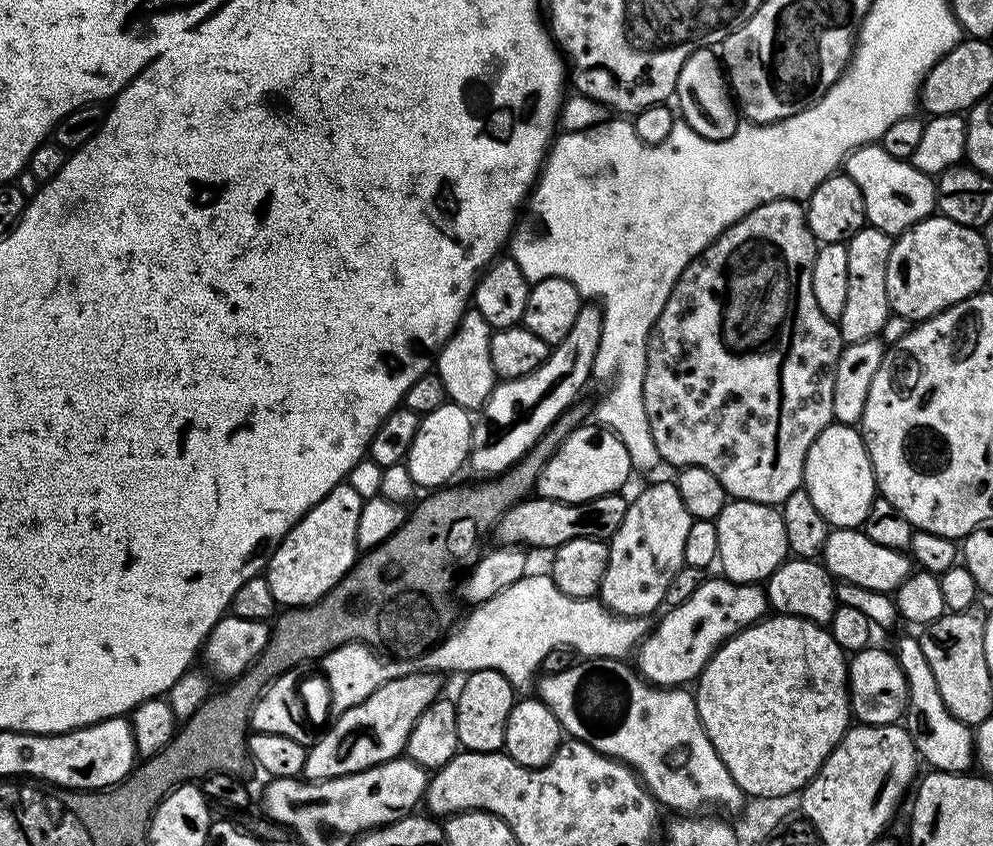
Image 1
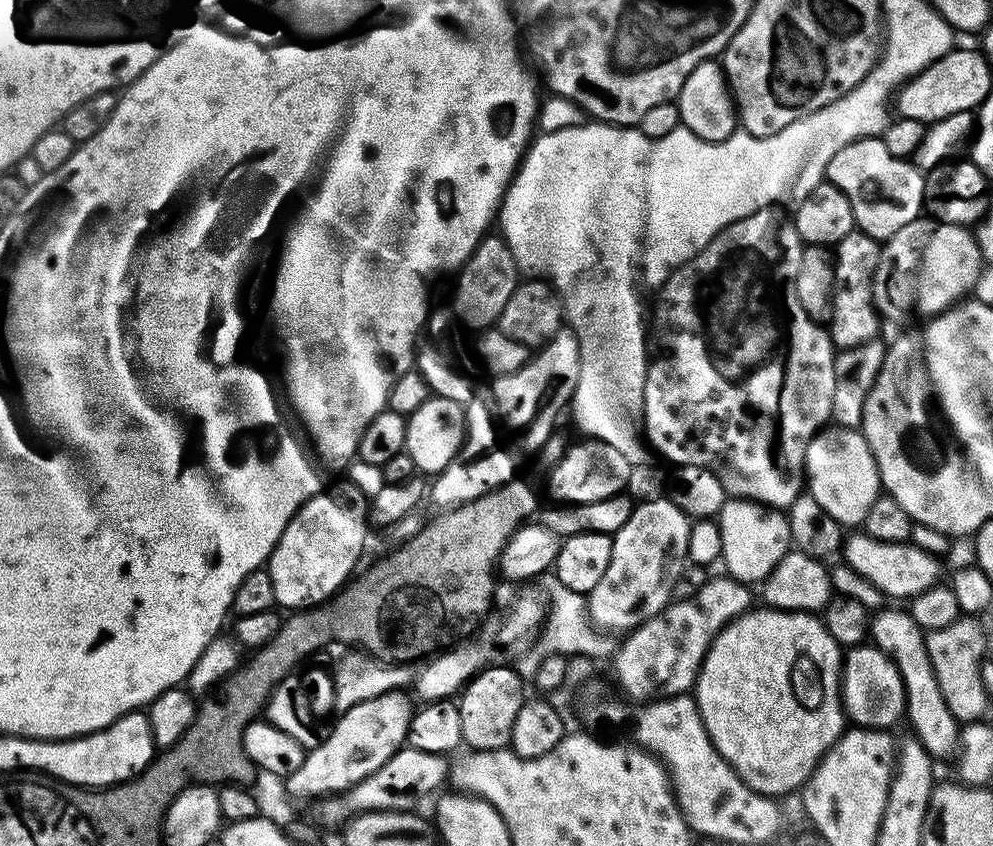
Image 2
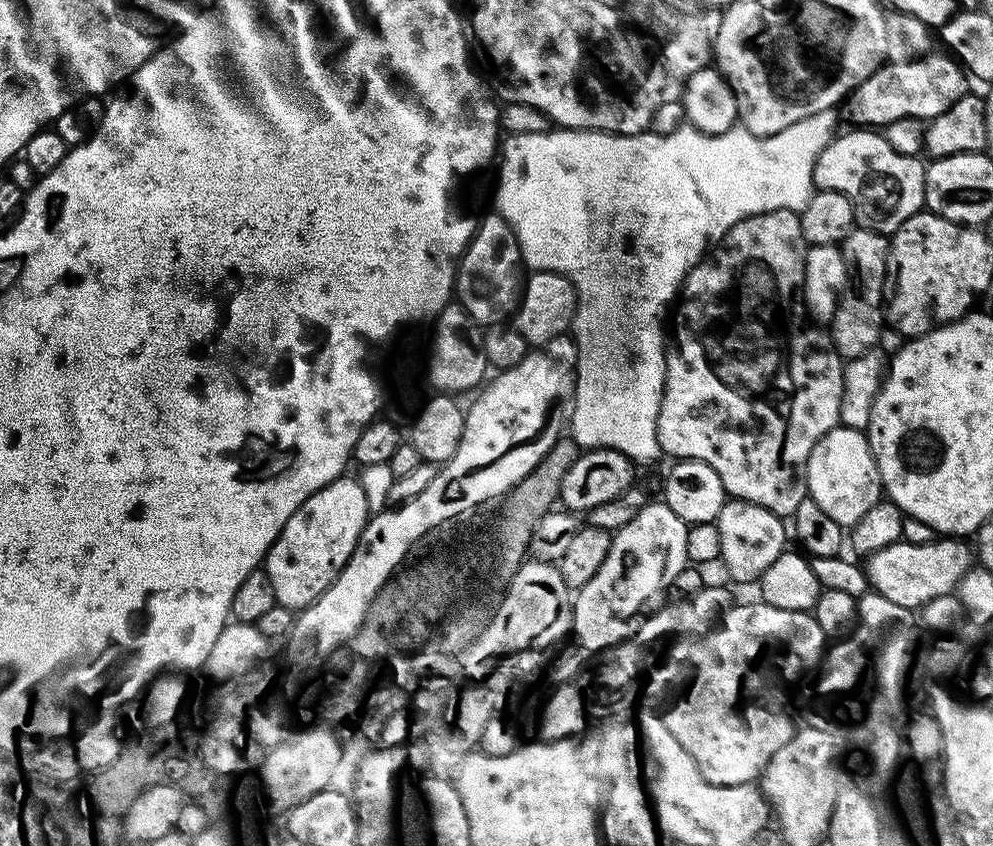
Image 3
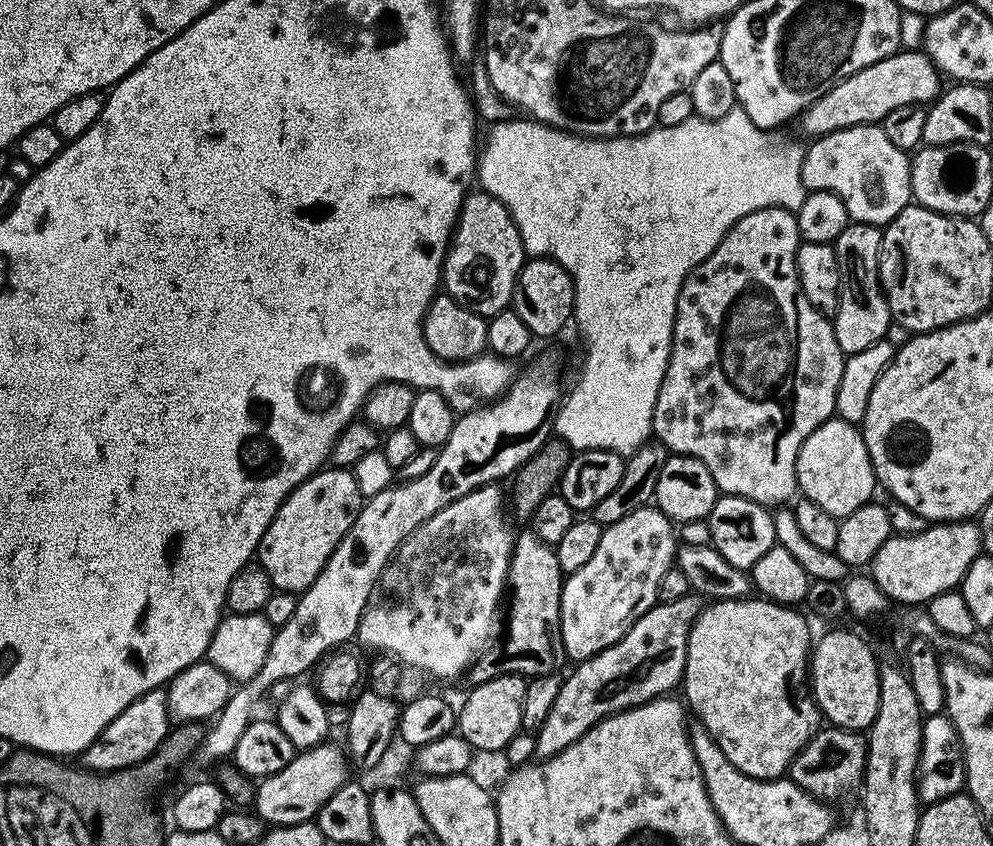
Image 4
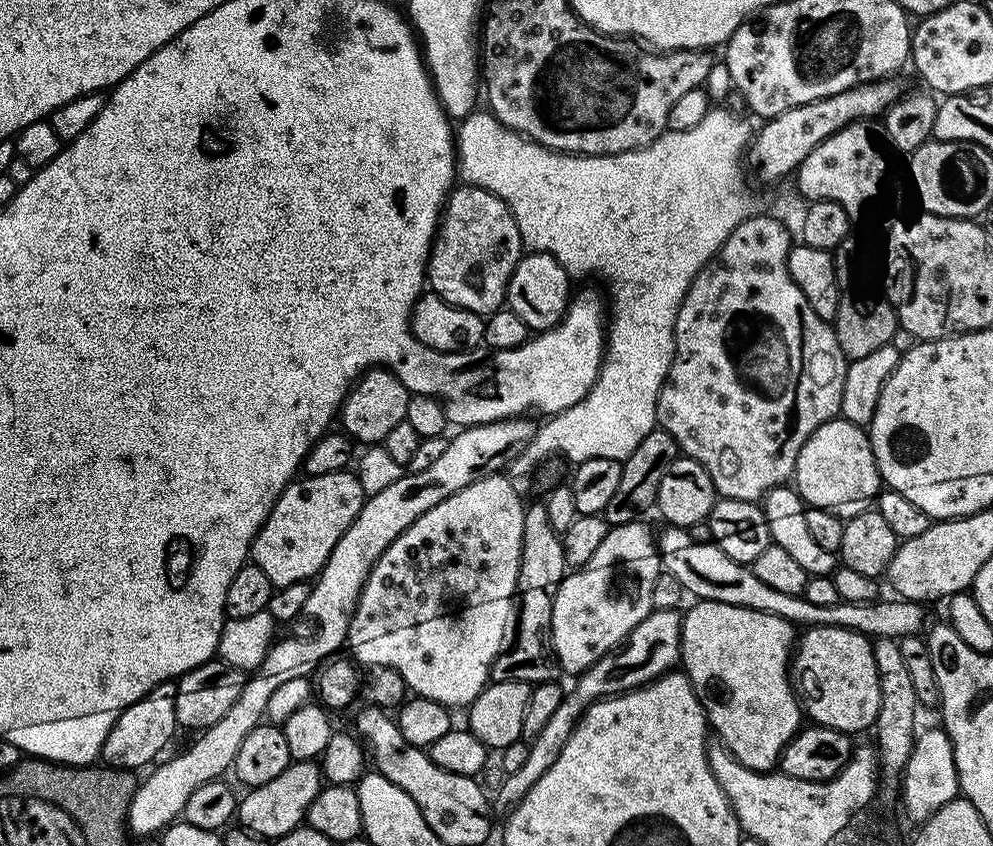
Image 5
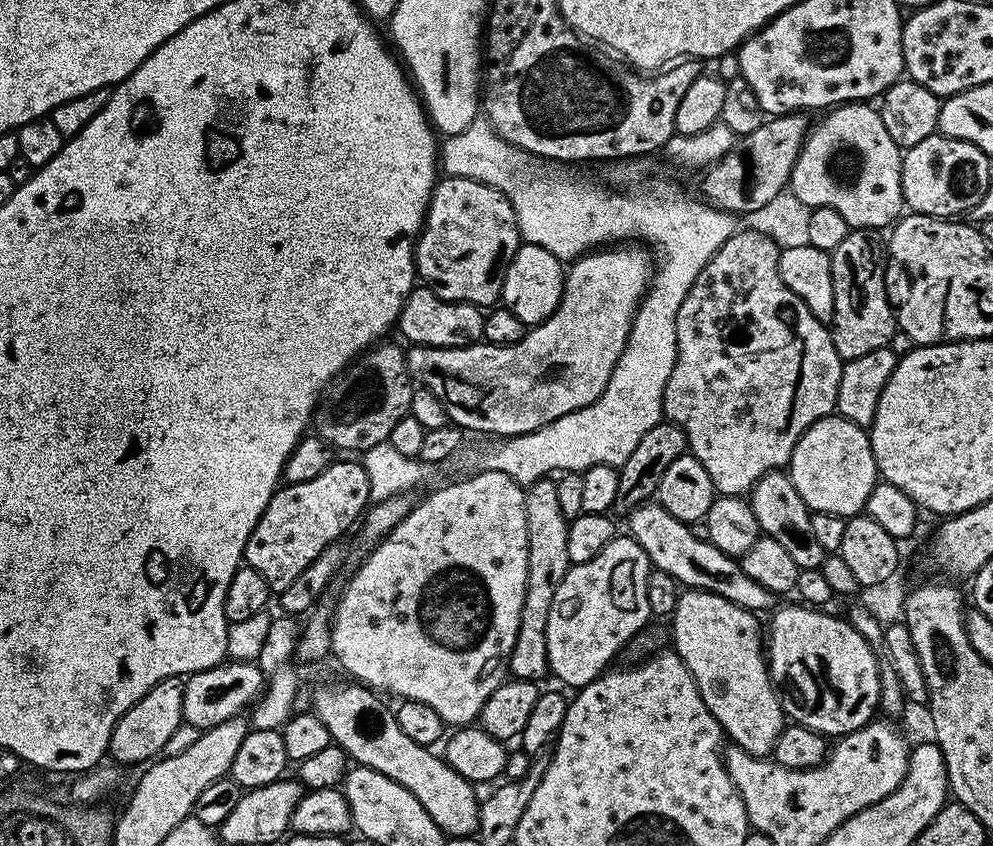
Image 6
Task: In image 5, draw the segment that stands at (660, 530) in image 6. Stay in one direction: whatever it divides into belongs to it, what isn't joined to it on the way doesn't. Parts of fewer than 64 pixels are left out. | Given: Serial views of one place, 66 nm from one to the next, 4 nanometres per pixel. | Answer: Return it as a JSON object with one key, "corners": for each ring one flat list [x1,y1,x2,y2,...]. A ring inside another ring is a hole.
{"corners":[[675,526,665,527,664,533,659,533,658,547,660,550,660,562,663,571,669,572,678,581,681,589,688,592,696,600,713,600,722,602,730,606,742,606,750,610,762,610,766,614,774,614,778,618,790,621,793,626,811,626,813,628,845,628,851,632,860,632,869,638,879,638,881,640,899,641,904,636,920,636,925,631,923,603,915,600,903,598,891,598,892,600,880,600,875,602,841,602,834,606,814,606,814,602,806,602,803,594,782,594,782,590,774,590,771,586,766,586,766,582,761,582,758,574,754,574,747,564,734,562,726,550,722,550,717,544,707,544,706,542,694,542,690,538,688,529]]}

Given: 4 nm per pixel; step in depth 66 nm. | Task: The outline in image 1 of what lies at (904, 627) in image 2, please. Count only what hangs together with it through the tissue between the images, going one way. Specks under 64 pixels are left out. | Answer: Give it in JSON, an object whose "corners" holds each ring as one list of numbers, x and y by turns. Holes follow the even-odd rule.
{"corners":[[904,636,900,640,900,649,895,649,894,655,908,683,908,707,902,720,914,742,917,757,937,772,967,773,974,764,973,729,954,718,943,704,923,643,917,637,915,640,912,636]]}

